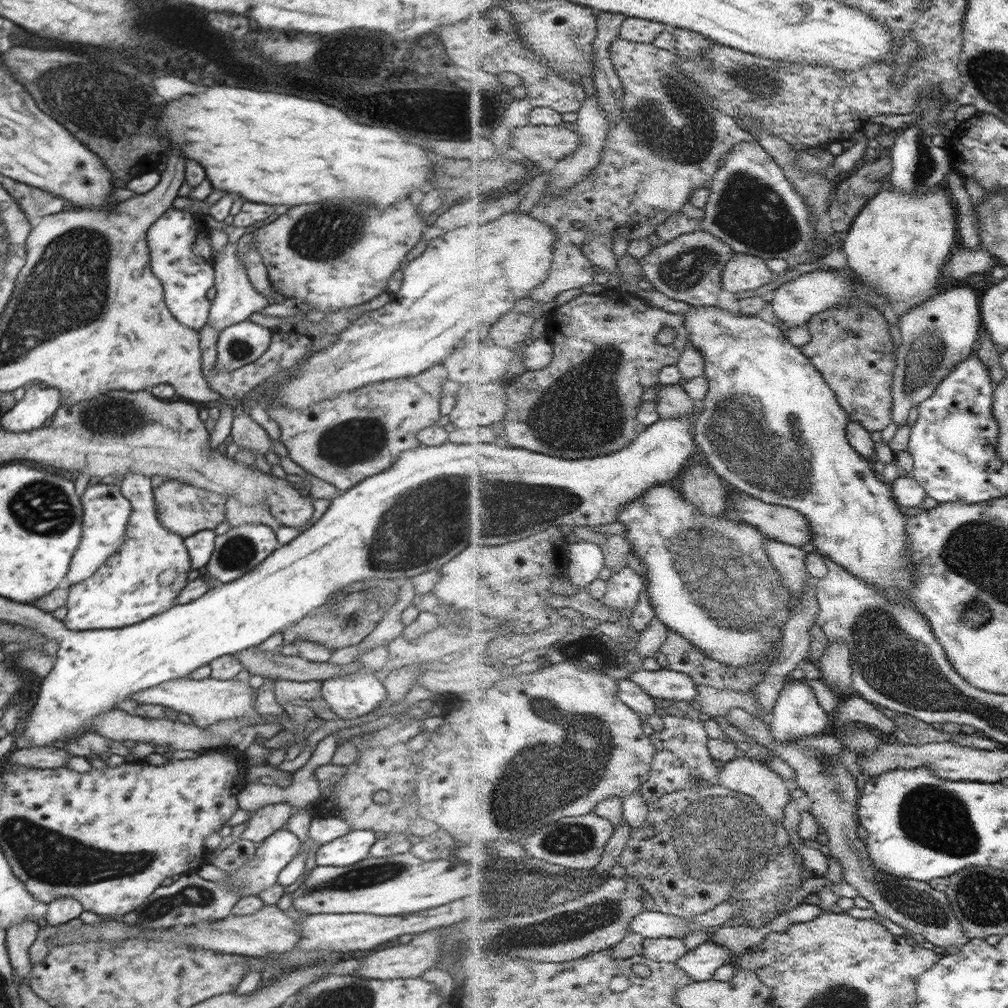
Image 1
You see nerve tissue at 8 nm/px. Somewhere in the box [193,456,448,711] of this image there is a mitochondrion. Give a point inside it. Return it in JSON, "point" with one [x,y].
{"point":[237,552]}

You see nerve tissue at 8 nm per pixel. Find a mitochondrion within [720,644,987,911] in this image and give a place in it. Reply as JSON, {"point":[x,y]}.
{"point":[932,816]}

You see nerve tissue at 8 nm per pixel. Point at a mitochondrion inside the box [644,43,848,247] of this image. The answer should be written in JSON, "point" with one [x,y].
{"point":[755,83]}

